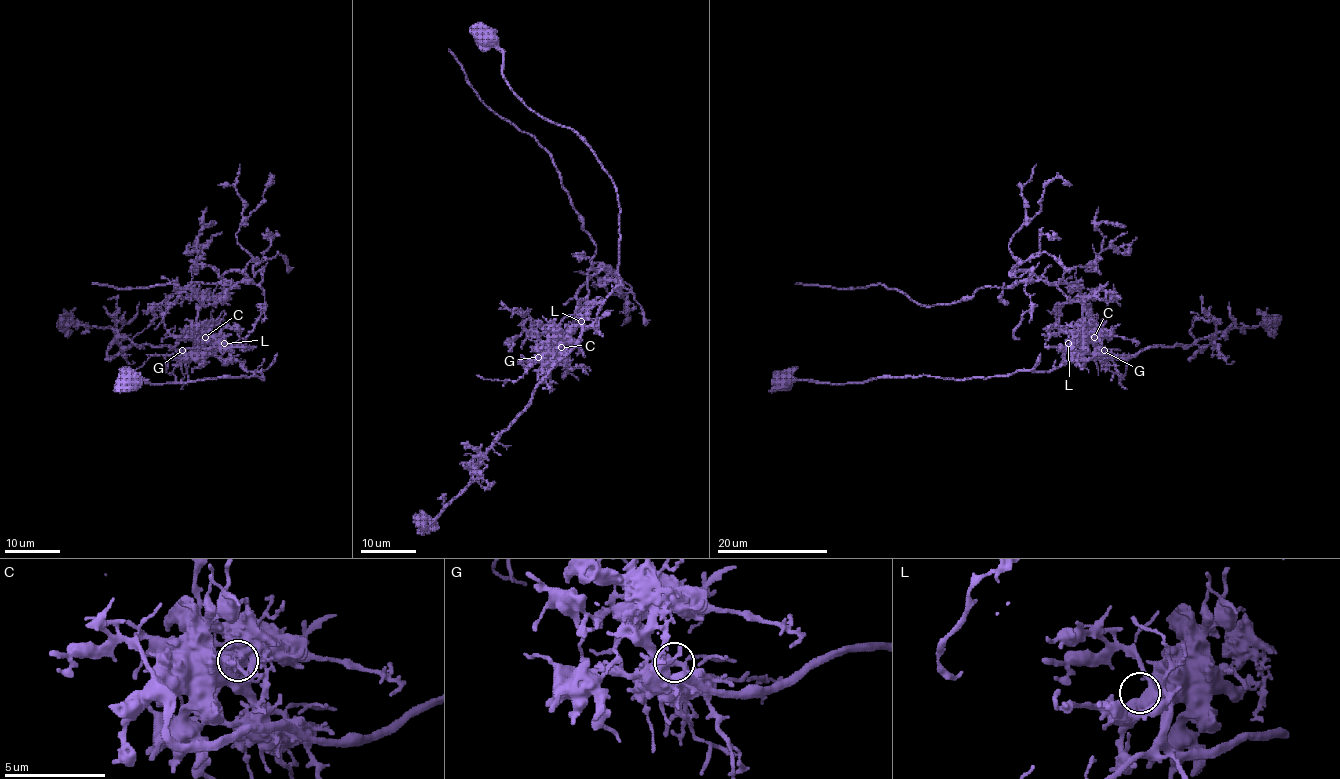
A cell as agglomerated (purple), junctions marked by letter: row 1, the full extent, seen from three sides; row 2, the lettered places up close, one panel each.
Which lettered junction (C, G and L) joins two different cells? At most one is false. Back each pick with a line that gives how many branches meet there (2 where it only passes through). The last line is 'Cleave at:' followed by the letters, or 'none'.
C: Branches: 4
Cleave at: C

